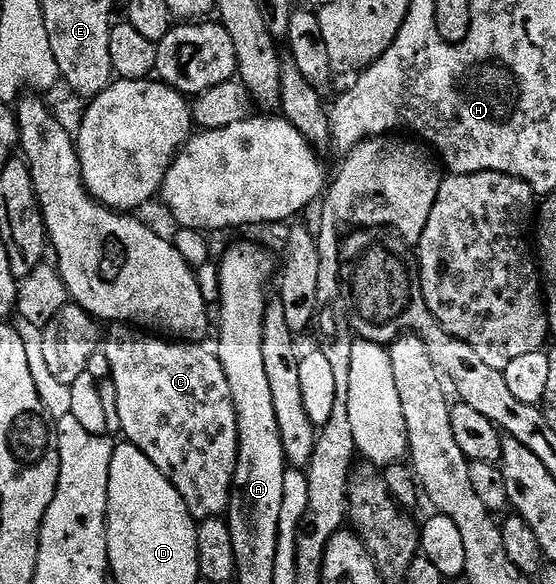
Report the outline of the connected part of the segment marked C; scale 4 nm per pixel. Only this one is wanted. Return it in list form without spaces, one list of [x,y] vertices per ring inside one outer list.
[[[113,324],[108,327],[107,333],[103,338],[103,352],[107,356],[109,365],[109,378],[113,382],[113,398],[117,401],[117,410],[115,406],[115,422],[121,425],[124,441],[130,442],[179,492],[179,496],[187,504],[189,514],[195,520],[204,520],[209,518],[221,518],[229,508],[229,493],[233,491],[233,473],[237,463],[237,413],[235,404],[231,400],[231,388],[227,384],[227,376],[223,372],[223,364],[217,359],[216,353],[209,350],[201,342],[183,342],[180,340],[170,340],[165,336],[154,336],[149,332],[142,332],[128,324]]]

